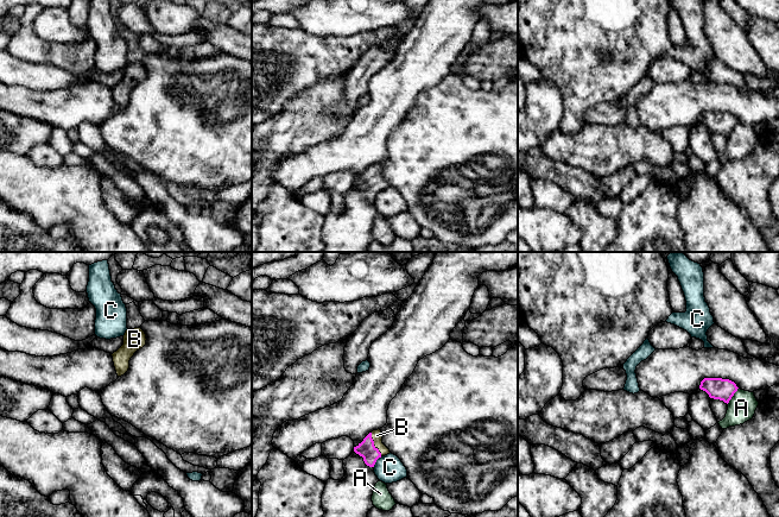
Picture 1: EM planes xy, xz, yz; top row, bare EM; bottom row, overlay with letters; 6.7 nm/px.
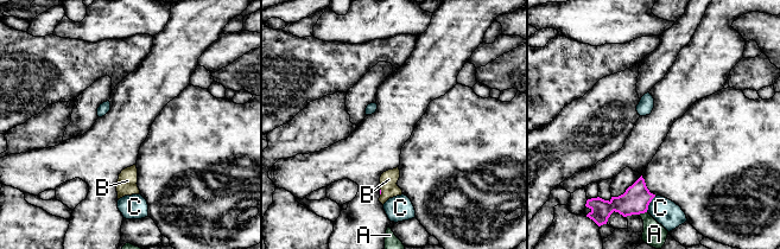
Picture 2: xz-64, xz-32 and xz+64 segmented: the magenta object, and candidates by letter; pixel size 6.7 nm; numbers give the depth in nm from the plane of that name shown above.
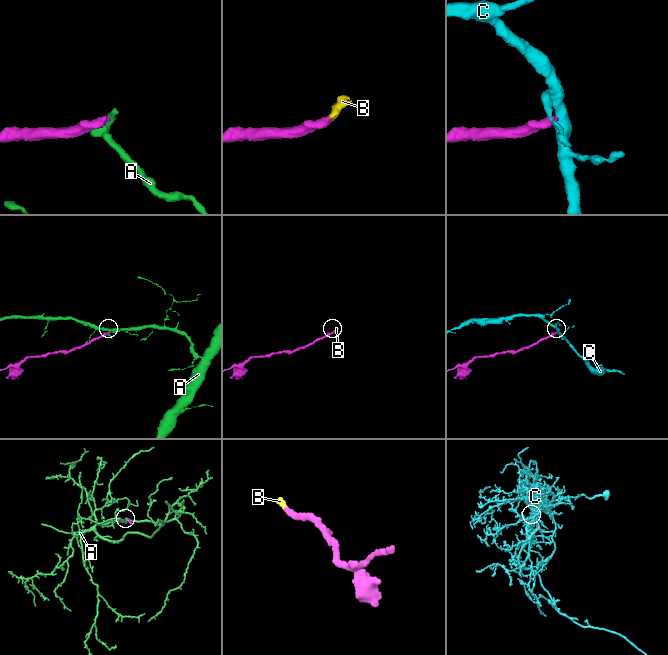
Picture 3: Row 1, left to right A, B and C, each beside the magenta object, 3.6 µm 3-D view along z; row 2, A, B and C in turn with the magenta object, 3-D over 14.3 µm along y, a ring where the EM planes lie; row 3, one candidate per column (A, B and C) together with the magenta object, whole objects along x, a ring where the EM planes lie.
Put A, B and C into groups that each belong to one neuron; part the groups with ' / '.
A / B / C

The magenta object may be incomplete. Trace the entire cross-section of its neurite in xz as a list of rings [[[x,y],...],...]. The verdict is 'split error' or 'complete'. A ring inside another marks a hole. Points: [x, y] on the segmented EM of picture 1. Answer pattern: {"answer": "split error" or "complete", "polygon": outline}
{"answer": "split error", "polygon": [[[380,429],[369,433],[361,443],[354,447],[354,452],[363,458],[367,466],[374,467],[376,460],[390,454],[390,449],[382,443]]]}

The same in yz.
{"answer": "complete", "polygon": [[[704,378],[699,389],[705,391],[710,398],[720,399],[728,404],[739,387],[729,379]]]}

